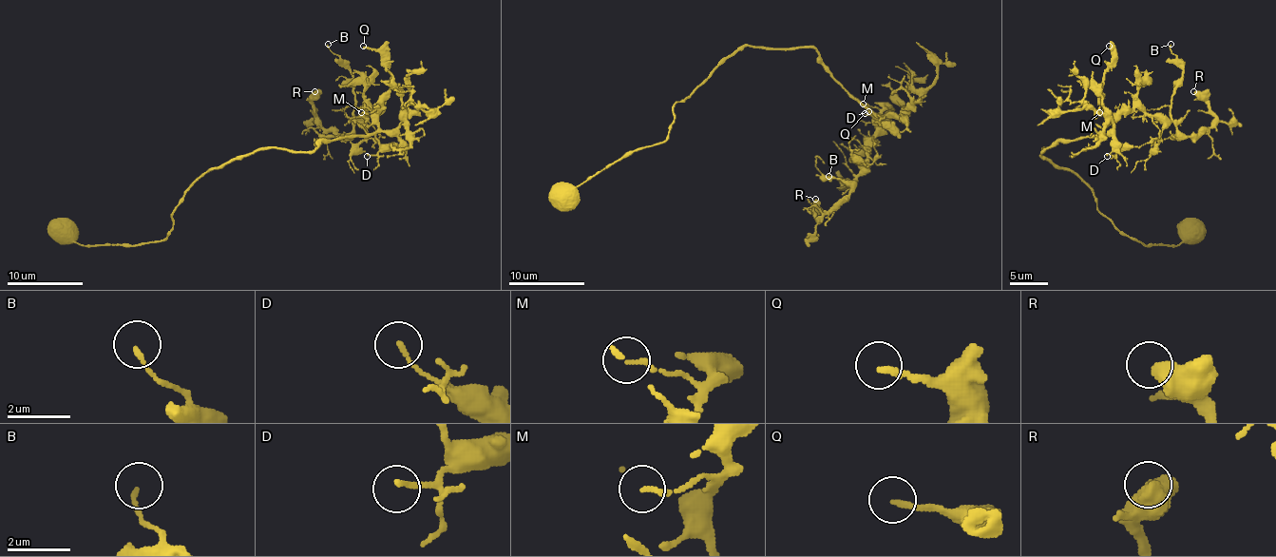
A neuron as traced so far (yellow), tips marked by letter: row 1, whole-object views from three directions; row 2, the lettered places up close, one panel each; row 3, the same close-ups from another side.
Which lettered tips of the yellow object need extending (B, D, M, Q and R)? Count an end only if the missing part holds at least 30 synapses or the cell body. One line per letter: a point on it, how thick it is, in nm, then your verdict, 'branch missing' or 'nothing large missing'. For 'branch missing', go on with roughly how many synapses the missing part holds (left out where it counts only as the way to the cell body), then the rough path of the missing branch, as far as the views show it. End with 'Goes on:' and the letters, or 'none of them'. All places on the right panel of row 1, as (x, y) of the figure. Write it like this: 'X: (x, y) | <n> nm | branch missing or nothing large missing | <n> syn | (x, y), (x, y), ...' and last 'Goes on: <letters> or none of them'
B: (1171, 44) | 120 nm | nothing large missing
D: (1107, 156) | 130 nm | nothing large missing
M: (1099, 112) | 150 nm | nothing large missing
Q: (1109, 46) | 200 nm | nothing large missing
R: (1193, 91) | 550 nm | nothing large missing
Goes on: none of them

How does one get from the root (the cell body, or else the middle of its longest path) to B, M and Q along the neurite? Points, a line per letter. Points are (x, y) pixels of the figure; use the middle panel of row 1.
B: (561, 197), (660, 144), (674, 105), (746, 45), (811, 47), (872, 115), (876, 132), (853, 185), (828, 176)
M: (561, 197), (660, 144), (674, 105), (746, 45), (811, 47), (880, 115), (863, 104)
Q: (561, 197), (660, 144), (674, 105), (746, 45), (811, 47), (876, 117), (891, 107), (884, 117), (865, 113)

